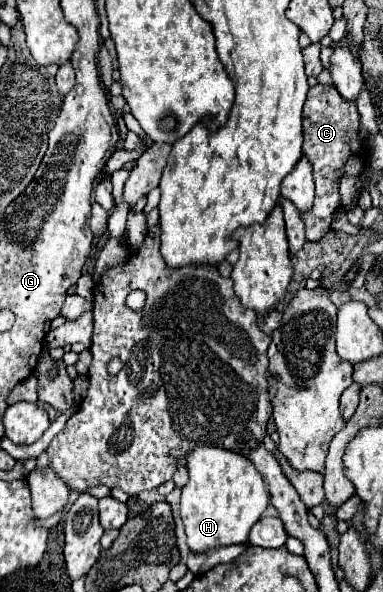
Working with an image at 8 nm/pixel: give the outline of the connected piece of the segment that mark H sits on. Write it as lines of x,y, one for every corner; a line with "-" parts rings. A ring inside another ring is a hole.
200,446
188,454
190,480
182,488
182,522
188,536
188,548
204,554
212,548
232,546
248,540
252,526
262,518
268,506
268,492
254,464
224,448

